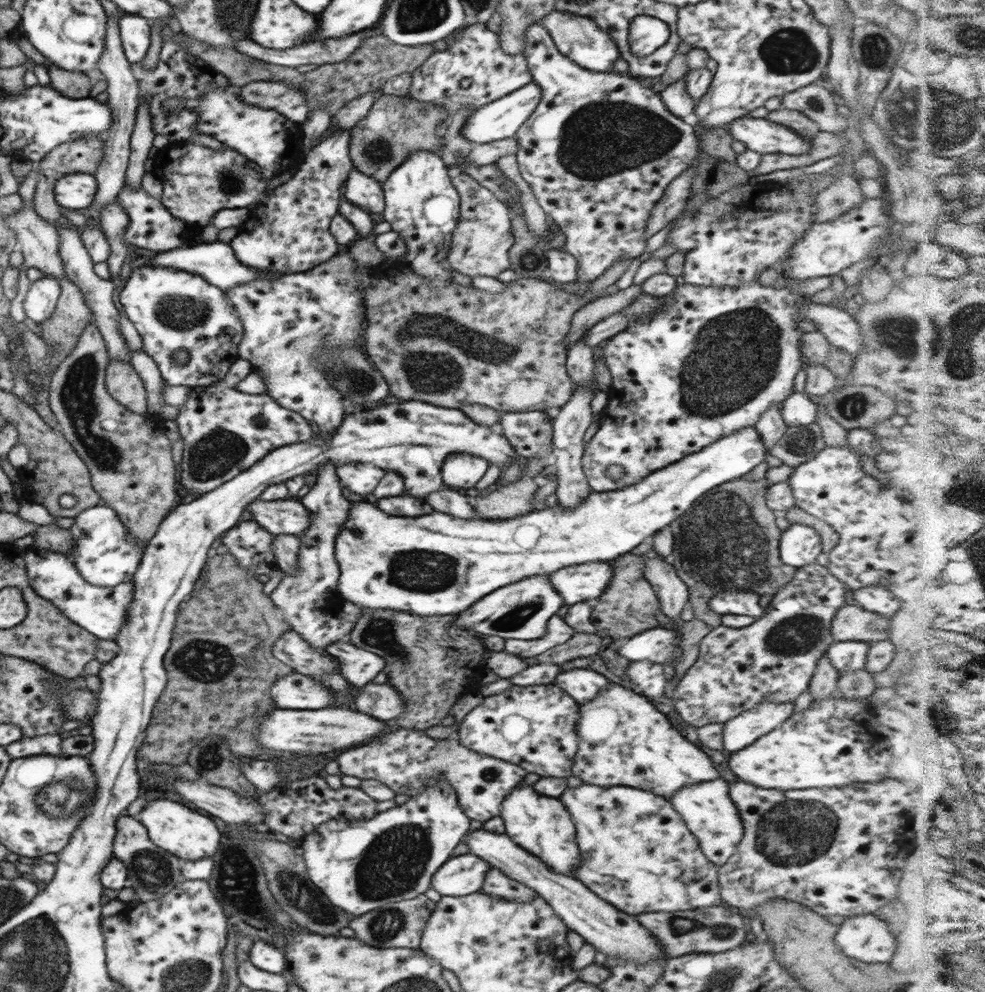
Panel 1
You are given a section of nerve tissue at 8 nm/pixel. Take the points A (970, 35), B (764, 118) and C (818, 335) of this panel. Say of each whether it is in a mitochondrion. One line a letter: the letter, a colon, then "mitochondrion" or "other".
A: mitochondrion
B: other
C: other

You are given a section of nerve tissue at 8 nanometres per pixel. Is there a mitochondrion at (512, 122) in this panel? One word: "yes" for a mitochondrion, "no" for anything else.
no

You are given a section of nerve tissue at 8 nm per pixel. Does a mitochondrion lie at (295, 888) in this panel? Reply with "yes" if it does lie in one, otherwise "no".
yes

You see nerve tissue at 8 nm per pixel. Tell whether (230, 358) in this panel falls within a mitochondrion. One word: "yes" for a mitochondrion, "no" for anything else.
no

